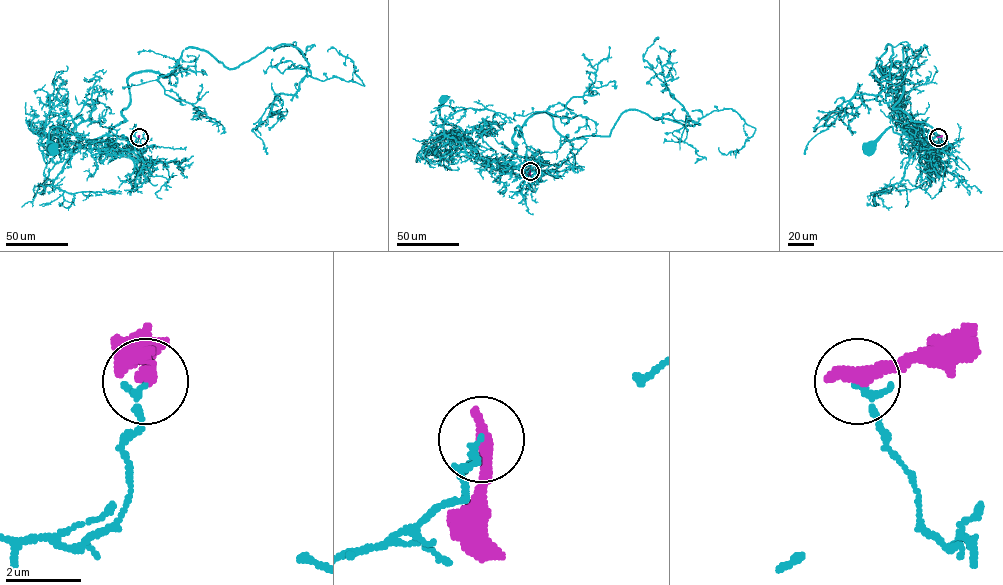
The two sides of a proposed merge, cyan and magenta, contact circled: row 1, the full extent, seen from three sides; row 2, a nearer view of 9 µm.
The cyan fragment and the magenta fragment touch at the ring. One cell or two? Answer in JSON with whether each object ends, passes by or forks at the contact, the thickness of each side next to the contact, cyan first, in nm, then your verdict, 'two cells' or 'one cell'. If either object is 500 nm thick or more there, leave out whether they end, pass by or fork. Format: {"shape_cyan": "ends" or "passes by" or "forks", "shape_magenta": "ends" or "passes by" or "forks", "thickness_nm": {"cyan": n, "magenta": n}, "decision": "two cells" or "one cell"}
{"shape_cyan": "ends", "shape_magenta": "ends", "thickness_nm": {"cyan": 170, "magenta": 440}, "decision": "two cells"}

